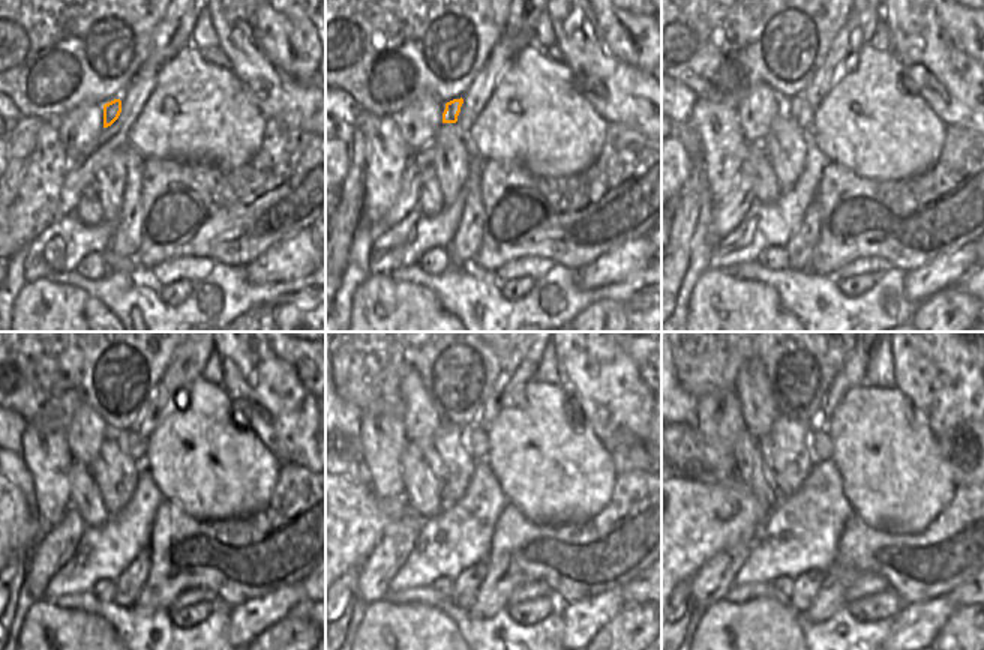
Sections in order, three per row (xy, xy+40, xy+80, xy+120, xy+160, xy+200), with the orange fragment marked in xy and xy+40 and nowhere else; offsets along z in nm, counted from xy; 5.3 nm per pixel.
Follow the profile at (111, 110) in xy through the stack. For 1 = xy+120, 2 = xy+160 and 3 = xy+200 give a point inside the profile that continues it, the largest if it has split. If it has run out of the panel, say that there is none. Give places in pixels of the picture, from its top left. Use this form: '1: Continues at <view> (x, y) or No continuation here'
1: Continues at xy+120 (135, 445)
2: Continues at xy+160 (476, 437)
3: Continues at xy+200 (819, 443)

